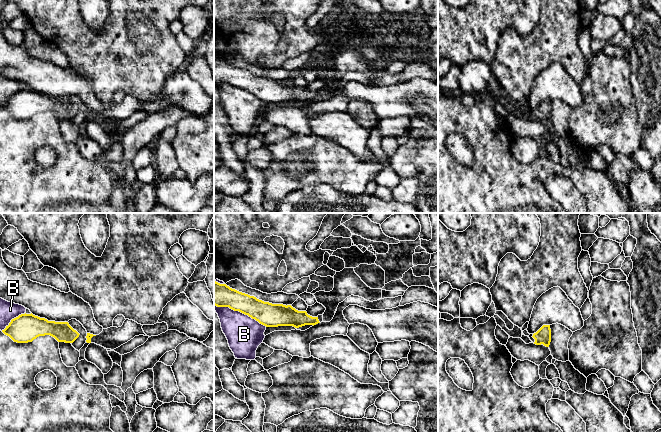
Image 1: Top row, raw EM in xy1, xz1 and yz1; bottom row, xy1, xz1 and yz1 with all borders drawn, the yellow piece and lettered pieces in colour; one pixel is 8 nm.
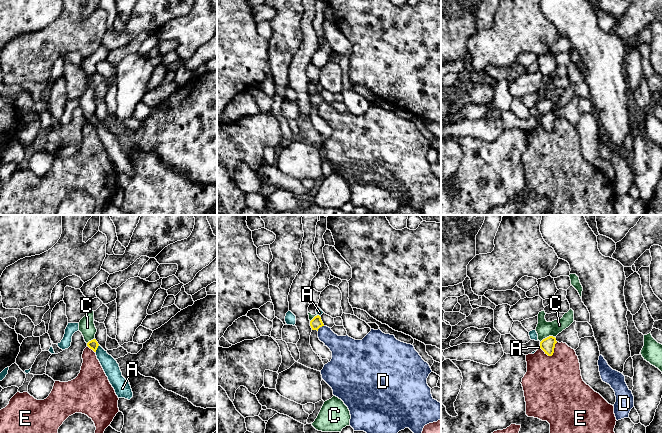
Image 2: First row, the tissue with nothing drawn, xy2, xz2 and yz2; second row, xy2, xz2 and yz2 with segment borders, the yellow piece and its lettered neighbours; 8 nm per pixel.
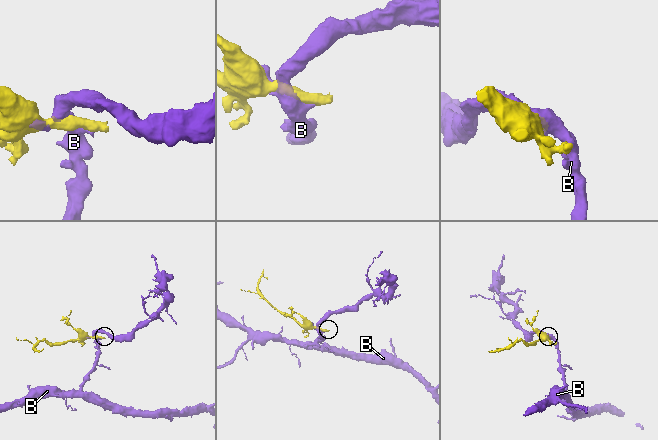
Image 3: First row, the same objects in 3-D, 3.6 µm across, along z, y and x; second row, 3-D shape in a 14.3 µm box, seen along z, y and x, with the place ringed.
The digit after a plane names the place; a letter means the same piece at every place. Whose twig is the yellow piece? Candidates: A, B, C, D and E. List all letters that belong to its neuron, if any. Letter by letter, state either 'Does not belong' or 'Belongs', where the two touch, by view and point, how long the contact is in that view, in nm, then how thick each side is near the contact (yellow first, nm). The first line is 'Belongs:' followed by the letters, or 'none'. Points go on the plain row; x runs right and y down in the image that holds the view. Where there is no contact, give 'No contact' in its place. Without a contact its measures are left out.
Belongs: none
A: Does not belong. Touches yellow at xy2 (96, 125). Shared border 70 nm. Thickness 80 nm (yellow) against 130 nm
B: Does not belong. Touches yellow at xz1 (240, 87). Shared border 460 nm. Thickness 190 nm (yellow) against 280 nm
C: Does not belong. Touches yellow at yz2 (547, 113). Shared border 130 nm. Thickness 110 nm (yellow) against 140 nm
D: Does not belong. Touches yellow at xz2 (320, 102). Shared border 70 nm. Thickness 90 nm (yellow) against 190 nm
E: Does not belong. Touches yellow at yz2 (552, 130). Shared border 150 nm. Thickness 110 nm (yellow) against 480 nm

